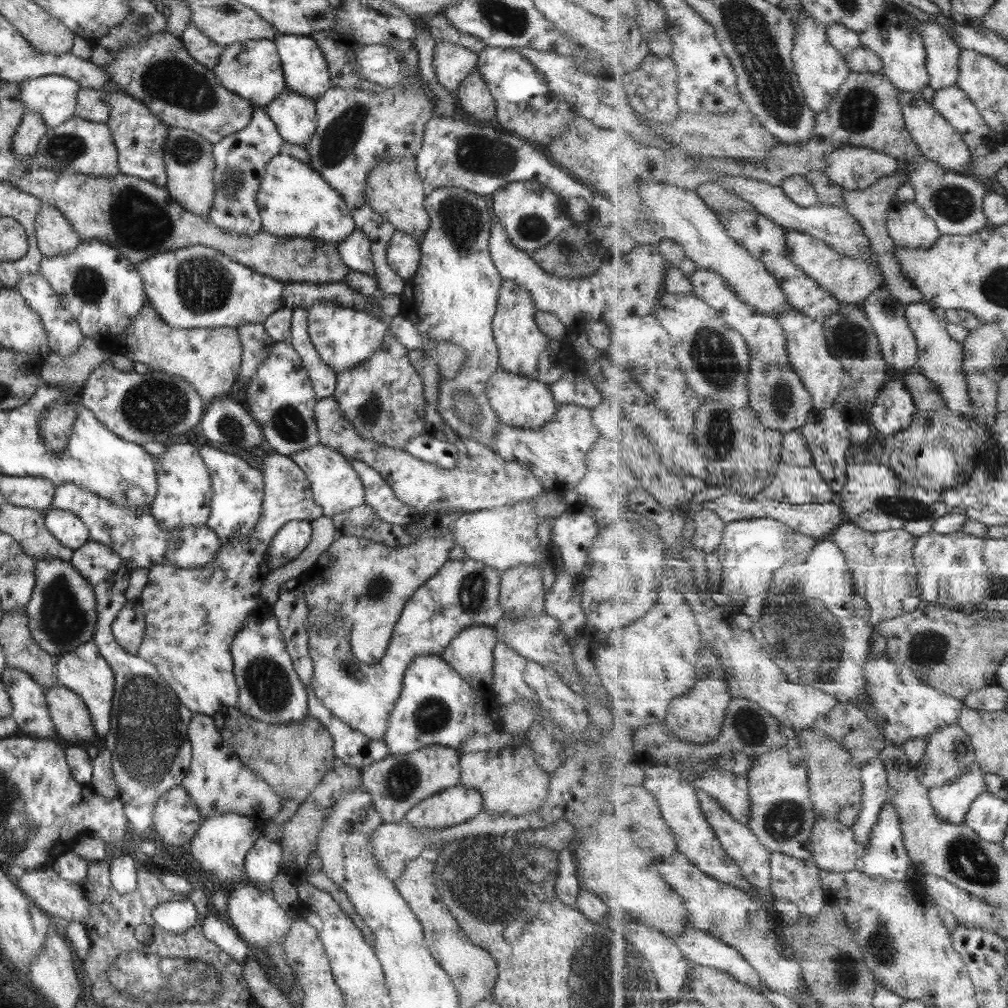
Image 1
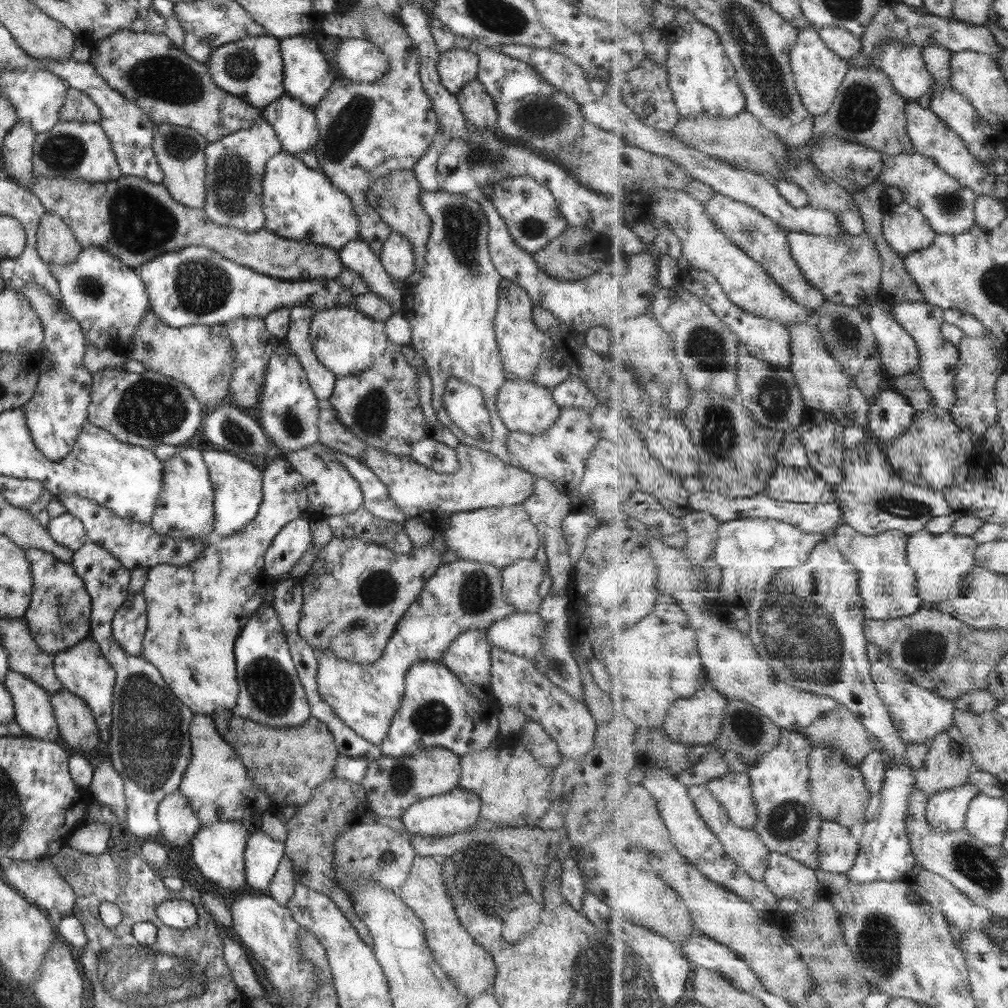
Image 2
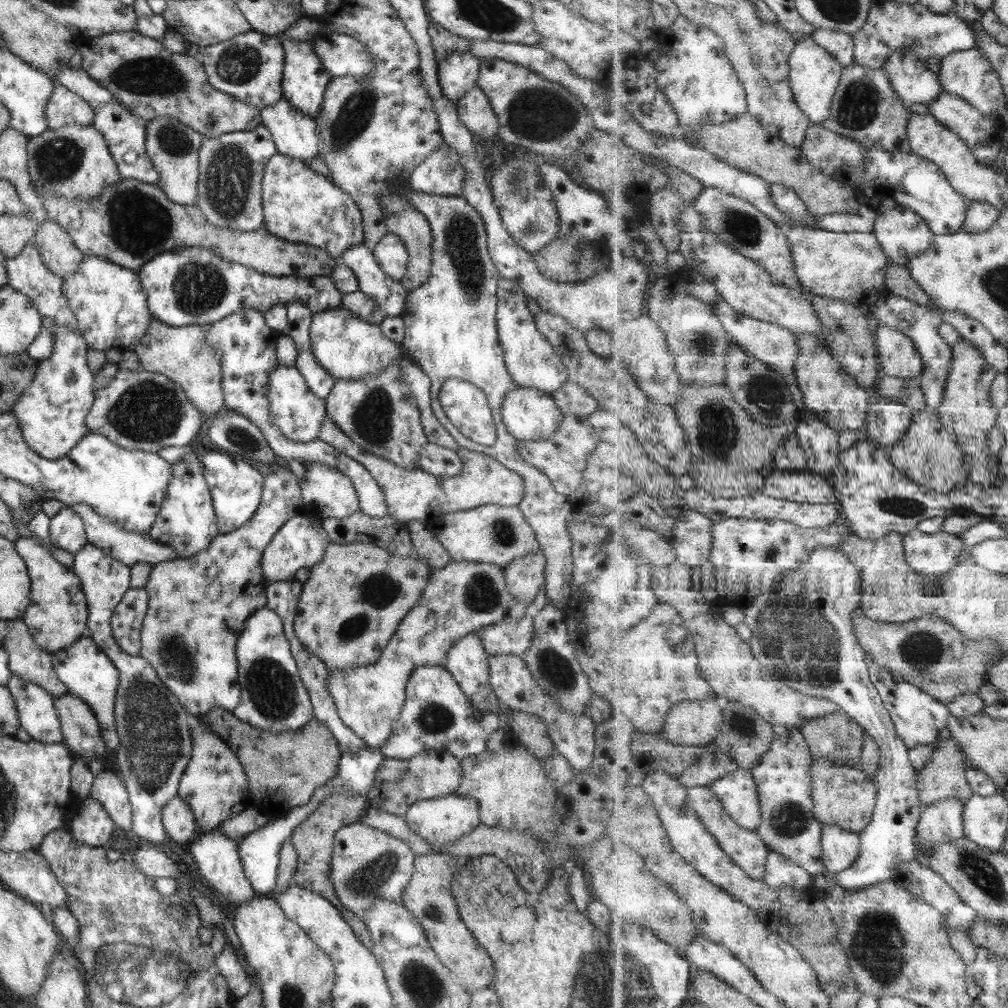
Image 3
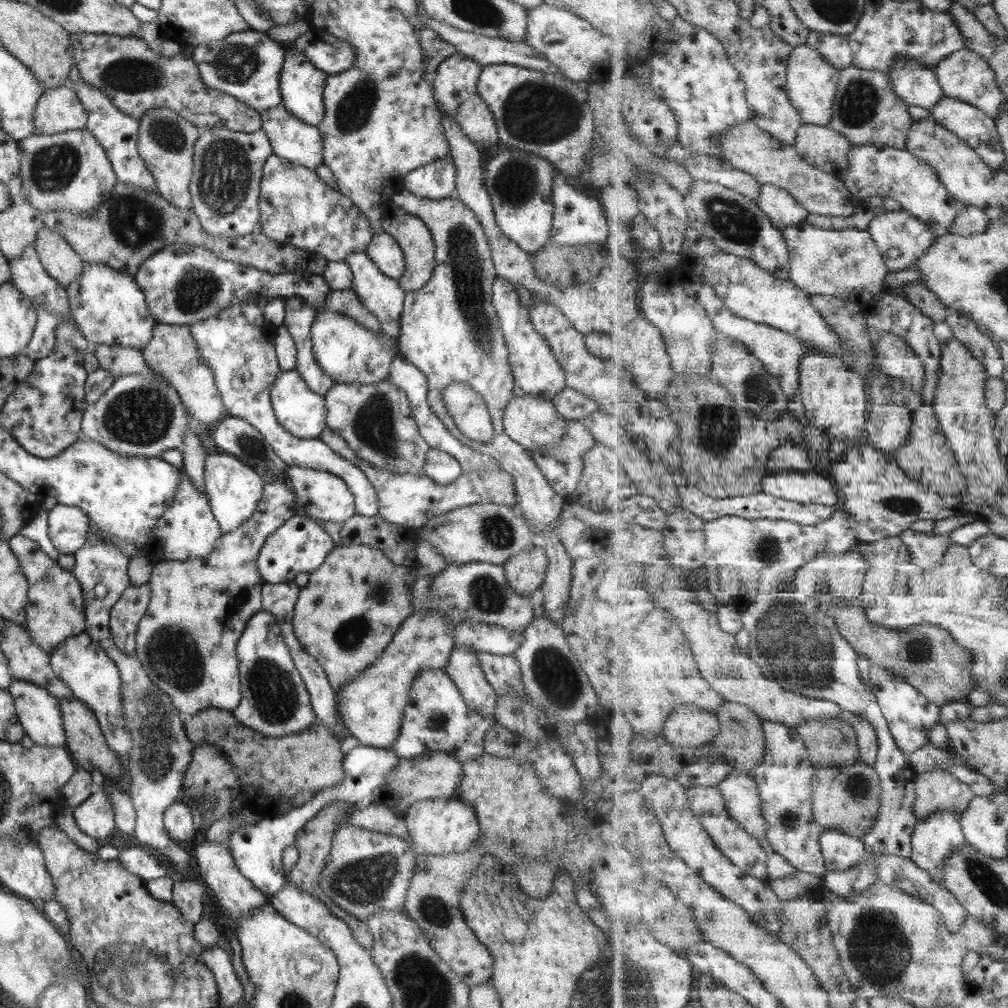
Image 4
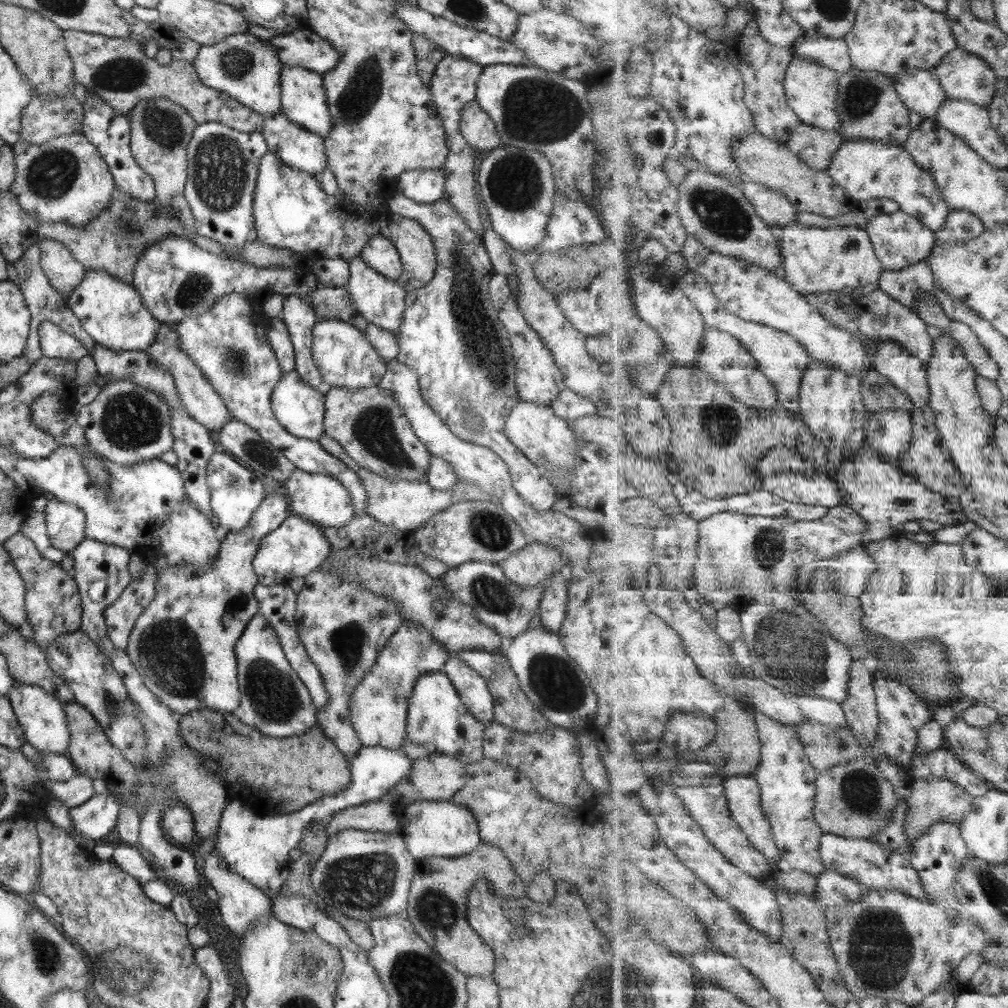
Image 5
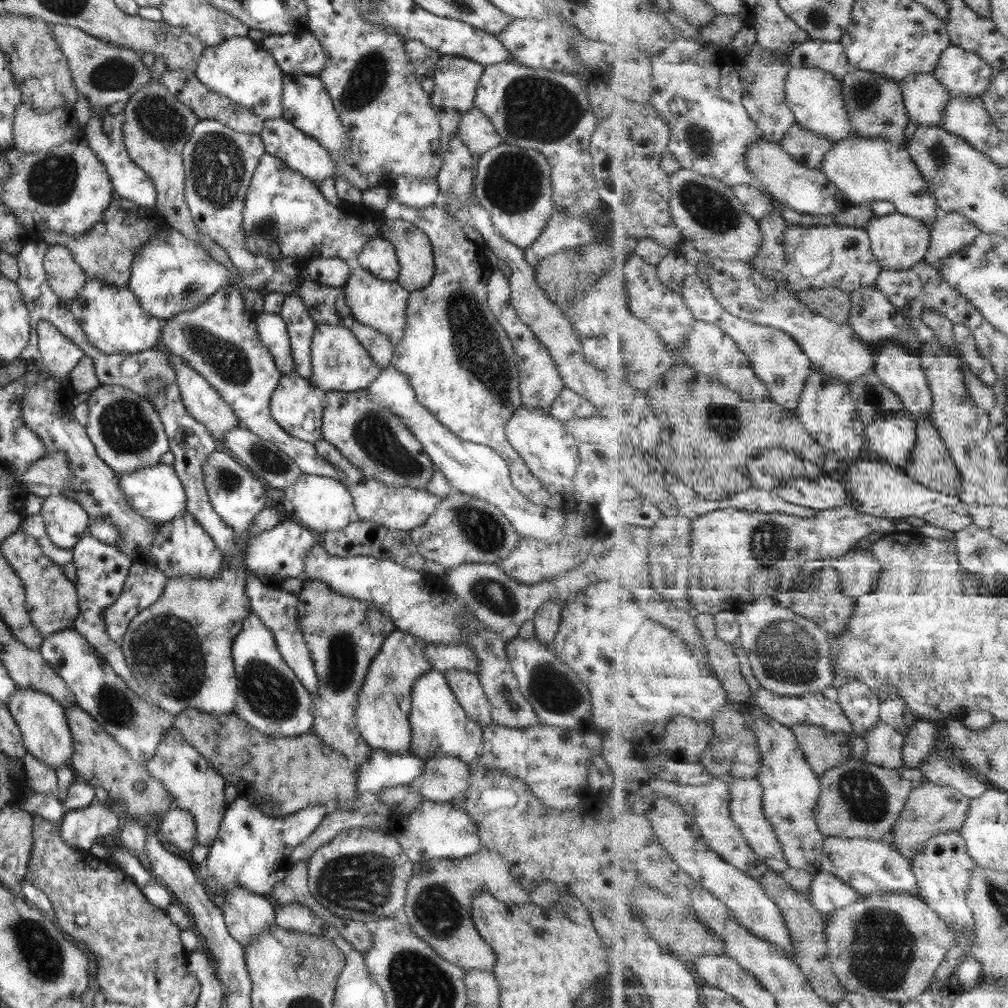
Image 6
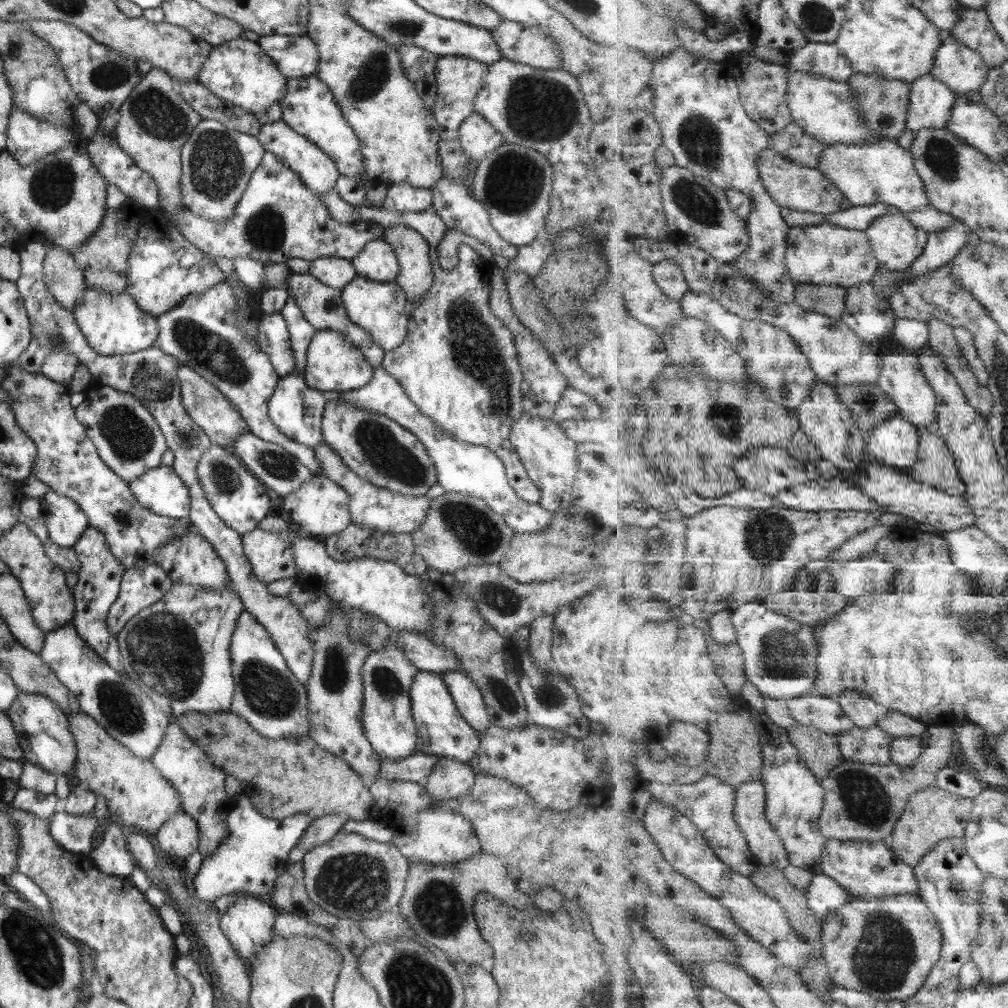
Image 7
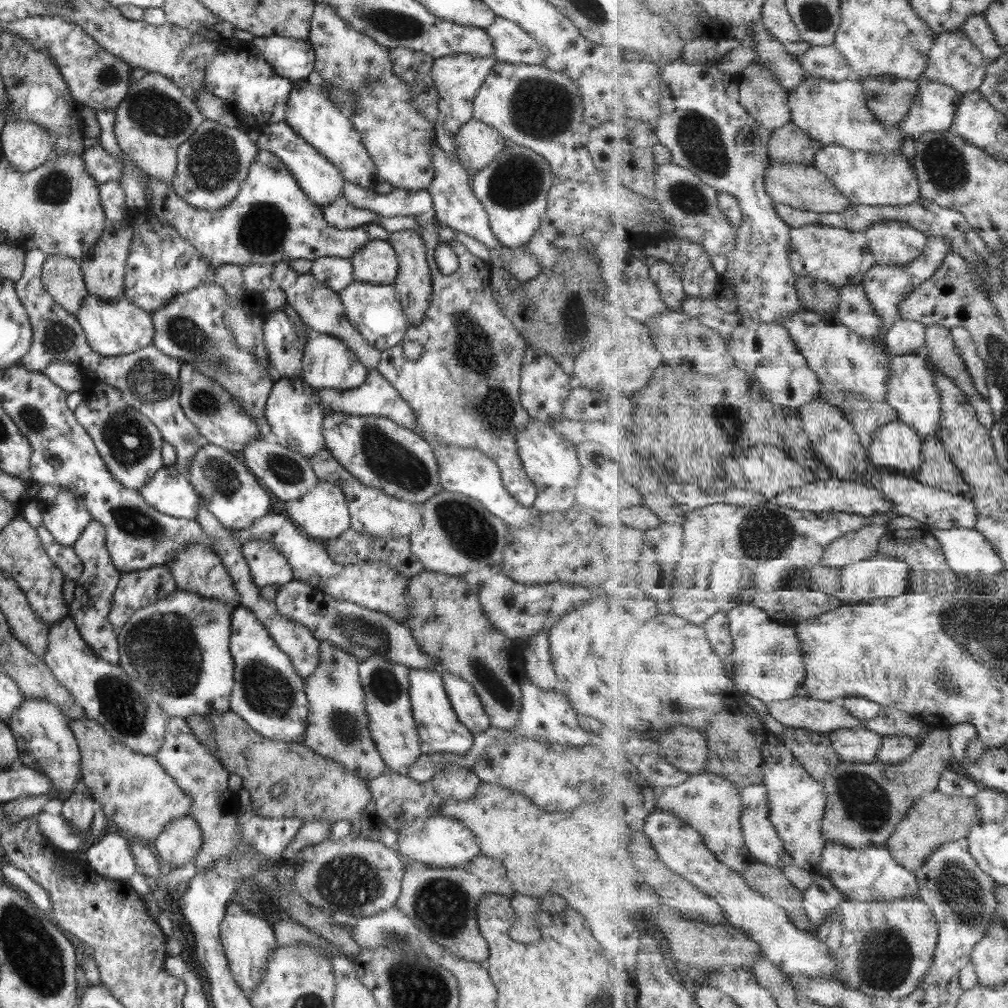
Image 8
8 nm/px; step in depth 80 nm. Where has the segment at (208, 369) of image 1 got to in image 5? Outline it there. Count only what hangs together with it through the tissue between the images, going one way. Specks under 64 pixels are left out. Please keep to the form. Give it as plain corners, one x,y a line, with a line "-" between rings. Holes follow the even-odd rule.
161,324
156,331
151,346
148,346
145,351
152,361
155,361
157,365
171,373
178,397
189,418
192,418
207,430
215,430
217,432
232,419
232,416
228,413
221,397
213,390
204,374
184,352
180,351
174,329
175,326
173,325

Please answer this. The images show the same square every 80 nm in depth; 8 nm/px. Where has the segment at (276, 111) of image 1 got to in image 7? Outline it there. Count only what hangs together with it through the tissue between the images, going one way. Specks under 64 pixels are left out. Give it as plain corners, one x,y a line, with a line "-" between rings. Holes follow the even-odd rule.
282,121
261,125
255,137
263,150
273,153
278,159
281,159
313,195
320,198
335,187
335,181
339,179
340,174
331,159
322,150
319,150
318,146
309,142
303,135
291,130
291,127

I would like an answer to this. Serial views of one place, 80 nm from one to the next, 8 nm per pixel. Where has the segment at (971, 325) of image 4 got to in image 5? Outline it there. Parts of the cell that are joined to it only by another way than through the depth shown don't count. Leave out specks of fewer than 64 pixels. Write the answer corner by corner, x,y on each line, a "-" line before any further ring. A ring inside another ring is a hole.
951,320
949,327
949,334
962,347
966,357
973,362
979,376
996,381
1000,377
999,363
991,358
990,351
982,345
978,334
965,322

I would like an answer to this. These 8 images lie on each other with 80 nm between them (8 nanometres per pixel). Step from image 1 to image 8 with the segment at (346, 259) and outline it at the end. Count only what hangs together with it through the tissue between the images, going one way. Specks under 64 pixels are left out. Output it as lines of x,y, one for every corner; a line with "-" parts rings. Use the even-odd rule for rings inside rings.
351,281
343,290
337,292
342,302
347,322
377,350
387,350
401,342
408,323
404,317
401,303
392,285
371,284

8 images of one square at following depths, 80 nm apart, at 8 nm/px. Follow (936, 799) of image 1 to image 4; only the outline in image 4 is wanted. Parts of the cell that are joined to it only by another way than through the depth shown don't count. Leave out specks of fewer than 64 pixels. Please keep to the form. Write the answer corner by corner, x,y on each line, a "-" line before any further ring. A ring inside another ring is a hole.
951,811
934,812
929,818
919,821
915,827
912,838
911,860
926,870
938,882
946,882
944,870
948,864
948,858
952,856
952,850
962,848
966,844
966,835
963,832
961,814

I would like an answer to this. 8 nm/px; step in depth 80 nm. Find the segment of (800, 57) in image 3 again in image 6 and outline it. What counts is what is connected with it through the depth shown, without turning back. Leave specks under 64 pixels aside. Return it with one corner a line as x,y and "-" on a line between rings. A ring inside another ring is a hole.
793,67
787,76
786,99
799,126
826,136
835,143
857,135
845,110
842,82
833,74
817,68

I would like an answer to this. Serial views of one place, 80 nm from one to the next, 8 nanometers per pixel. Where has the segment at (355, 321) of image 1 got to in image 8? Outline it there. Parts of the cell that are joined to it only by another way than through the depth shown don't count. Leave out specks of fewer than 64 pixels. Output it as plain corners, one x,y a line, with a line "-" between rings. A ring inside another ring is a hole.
310,332
302,356
301,379
314,389
347,390
361,386
366,377
366,368
358,358
337,338
329,334

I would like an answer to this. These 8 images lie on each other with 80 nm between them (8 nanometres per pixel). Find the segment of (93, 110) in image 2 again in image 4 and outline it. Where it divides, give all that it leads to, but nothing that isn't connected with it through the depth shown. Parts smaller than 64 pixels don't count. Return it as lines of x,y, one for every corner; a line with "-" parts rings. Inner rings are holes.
69,86
44,91
33,108
35,135
81,130
86,122
83,106

